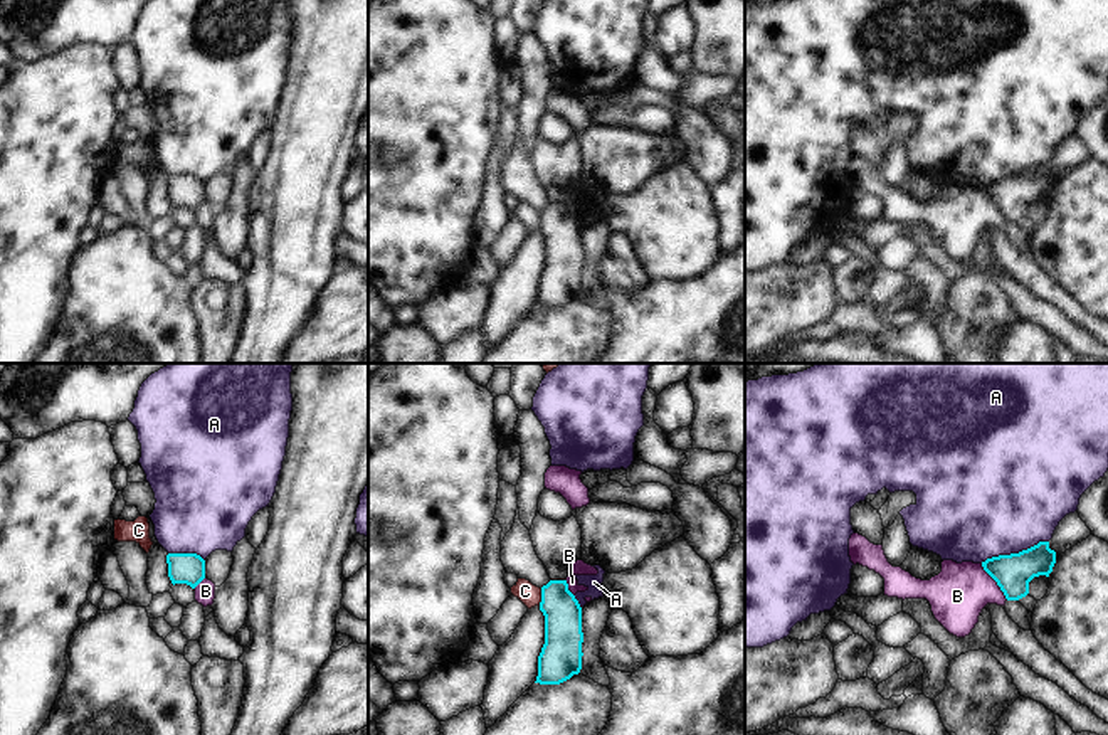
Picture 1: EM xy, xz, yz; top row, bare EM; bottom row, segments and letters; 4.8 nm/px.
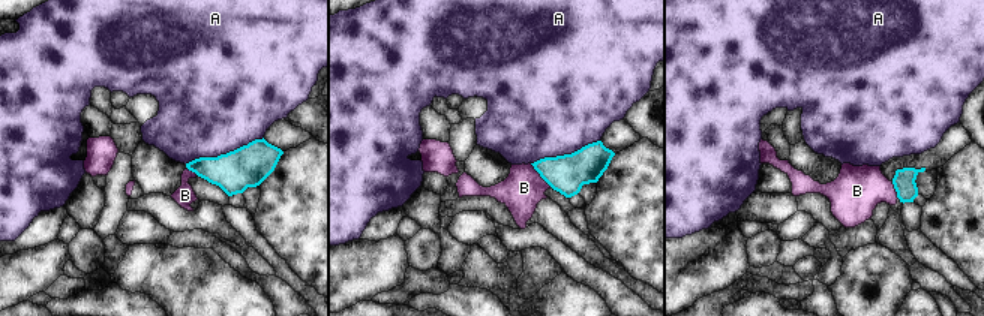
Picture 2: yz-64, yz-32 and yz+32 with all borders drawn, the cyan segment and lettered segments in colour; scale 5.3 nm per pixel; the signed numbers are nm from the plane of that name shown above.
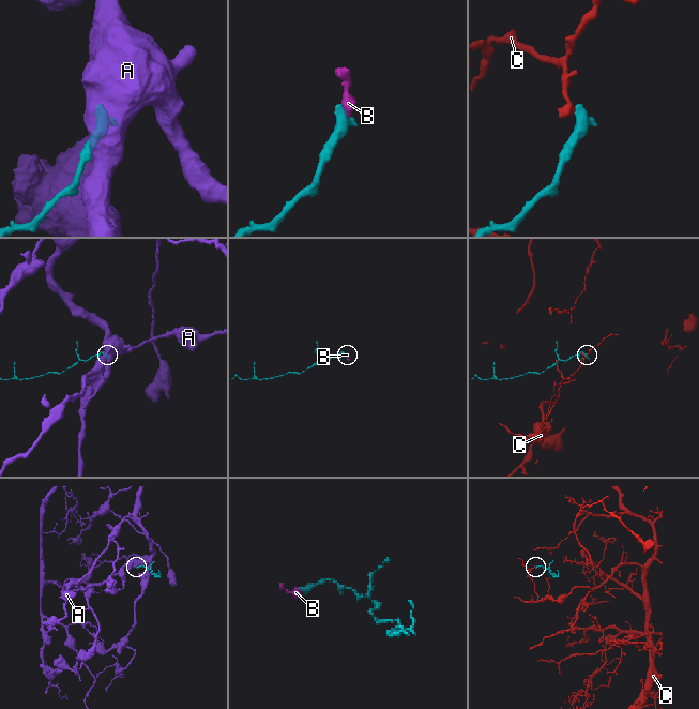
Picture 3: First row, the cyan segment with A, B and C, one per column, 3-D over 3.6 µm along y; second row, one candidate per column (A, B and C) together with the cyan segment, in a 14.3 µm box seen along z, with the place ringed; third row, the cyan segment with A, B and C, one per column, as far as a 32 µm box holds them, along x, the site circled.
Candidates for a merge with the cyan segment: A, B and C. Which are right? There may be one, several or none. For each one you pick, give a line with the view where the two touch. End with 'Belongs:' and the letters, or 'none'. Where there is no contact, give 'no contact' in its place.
Belongs: none

